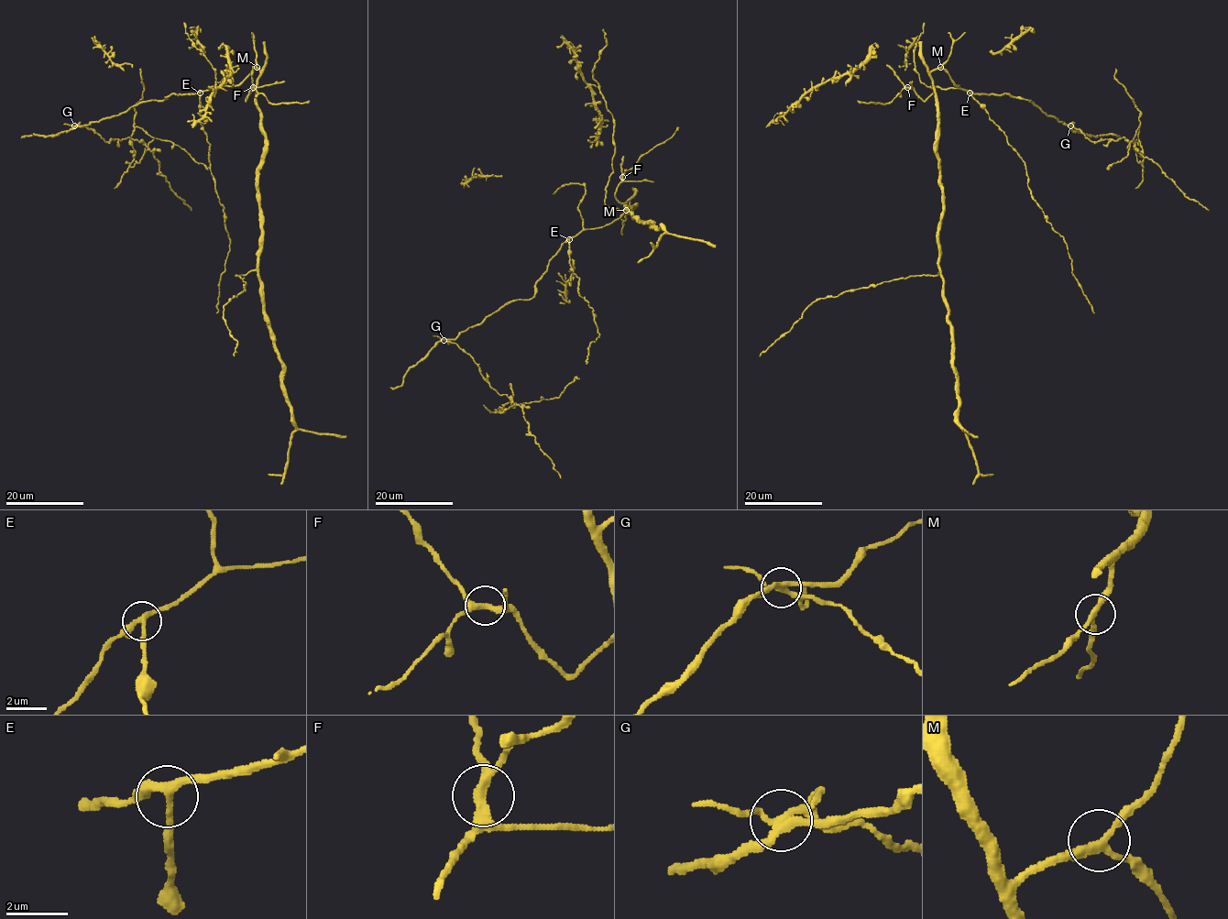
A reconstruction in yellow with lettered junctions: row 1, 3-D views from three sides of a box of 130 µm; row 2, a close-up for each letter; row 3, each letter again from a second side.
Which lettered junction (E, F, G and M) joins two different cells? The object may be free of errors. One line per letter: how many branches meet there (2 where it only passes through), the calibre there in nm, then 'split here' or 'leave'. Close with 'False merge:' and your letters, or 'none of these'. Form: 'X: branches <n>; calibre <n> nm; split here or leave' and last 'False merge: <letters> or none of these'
E: branches 3; calibre 280 nm; leave
F: branches 4; calibre 280 nm; leave
G: branches 4; calibre 260 nm; split here
M: branches 3; calibre 240 nm; leave
False merge: G

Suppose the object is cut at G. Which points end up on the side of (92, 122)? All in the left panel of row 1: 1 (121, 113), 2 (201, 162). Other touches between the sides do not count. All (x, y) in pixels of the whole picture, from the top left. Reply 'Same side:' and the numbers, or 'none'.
Same side: 1

